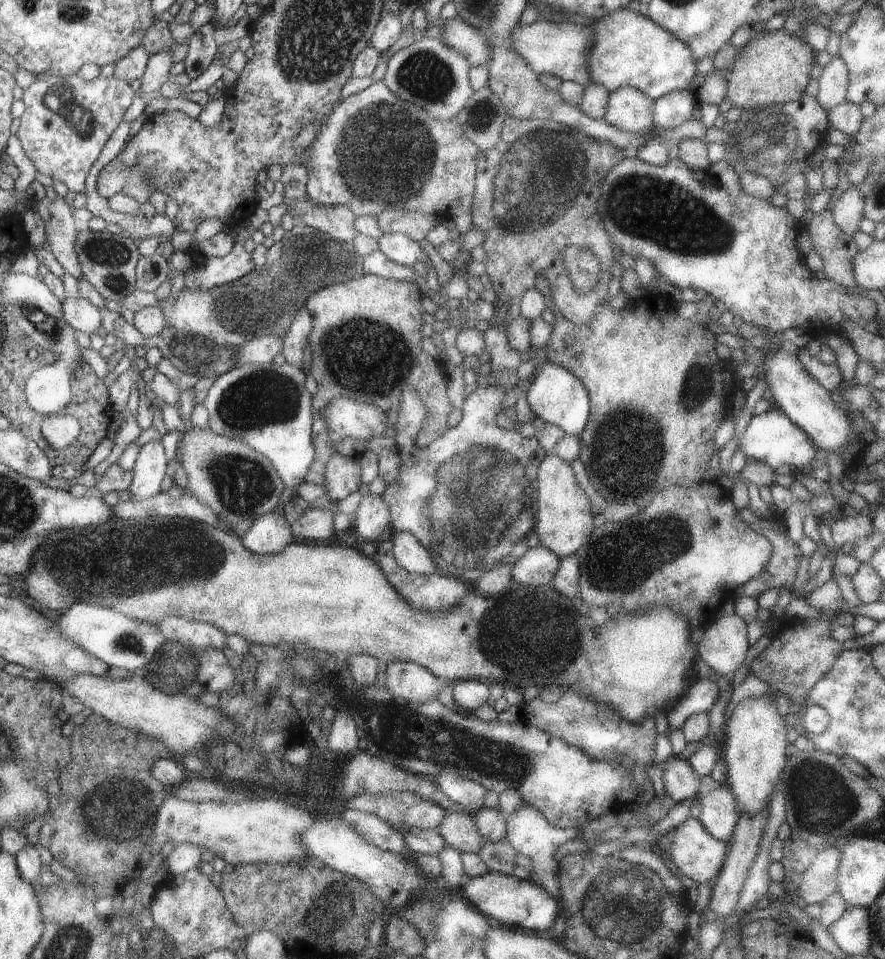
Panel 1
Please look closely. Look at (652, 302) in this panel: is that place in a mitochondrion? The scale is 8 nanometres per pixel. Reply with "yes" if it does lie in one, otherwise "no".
no

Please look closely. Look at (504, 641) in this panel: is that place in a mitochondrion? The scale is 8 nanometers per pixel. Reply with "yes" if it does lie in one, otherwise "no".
yes

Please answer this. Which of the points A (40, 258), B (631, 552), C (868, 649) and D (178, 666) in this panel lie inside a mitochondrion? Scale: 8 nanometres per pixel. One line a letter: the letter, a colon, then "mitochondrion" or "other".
A: other
B: mitochondrion
C: other
D: mitochondrion

